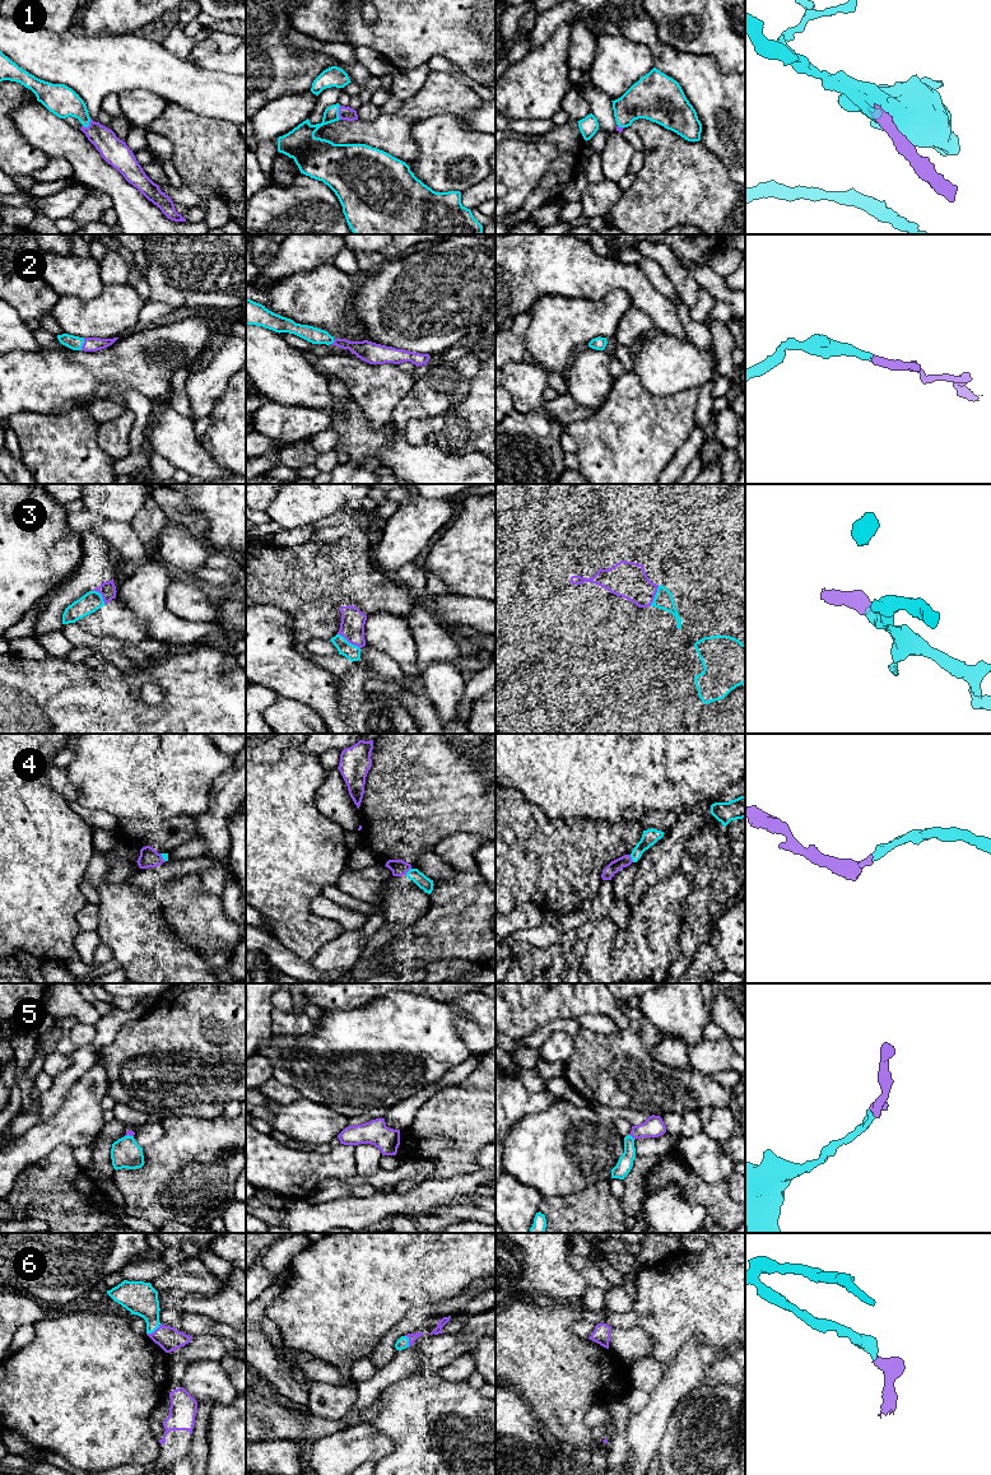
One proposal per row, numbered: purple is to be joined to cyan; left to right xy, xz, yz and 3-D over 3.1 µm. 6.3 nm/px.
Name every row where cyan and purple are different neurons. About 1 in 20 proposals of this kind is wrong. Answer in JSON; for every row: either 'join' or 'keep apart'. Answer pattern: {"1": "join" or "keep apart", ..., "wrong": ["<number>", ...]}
{"1": "join", "2": "join", "3": "join", "4": "join", "5": "join", "6": "join", "wrong": []}

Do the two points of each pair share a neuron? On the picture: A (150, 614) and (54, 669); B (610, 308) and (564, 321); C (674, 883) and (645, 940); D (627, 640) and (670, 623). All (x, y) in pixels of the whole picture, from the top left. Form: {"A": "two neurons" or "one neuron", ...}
{"A": "two neurons", "B": "one neuron", "C": "one neuron", "D": "one neuron"}

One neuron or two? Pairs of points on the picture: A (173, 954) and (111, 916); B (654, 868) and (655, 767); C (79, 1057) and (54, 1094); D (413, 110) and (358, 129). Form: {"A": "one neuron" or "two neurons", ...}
{"A": "one neuron", "B": "two neurons", "C": "one neuron", "D": "one neuron"}

